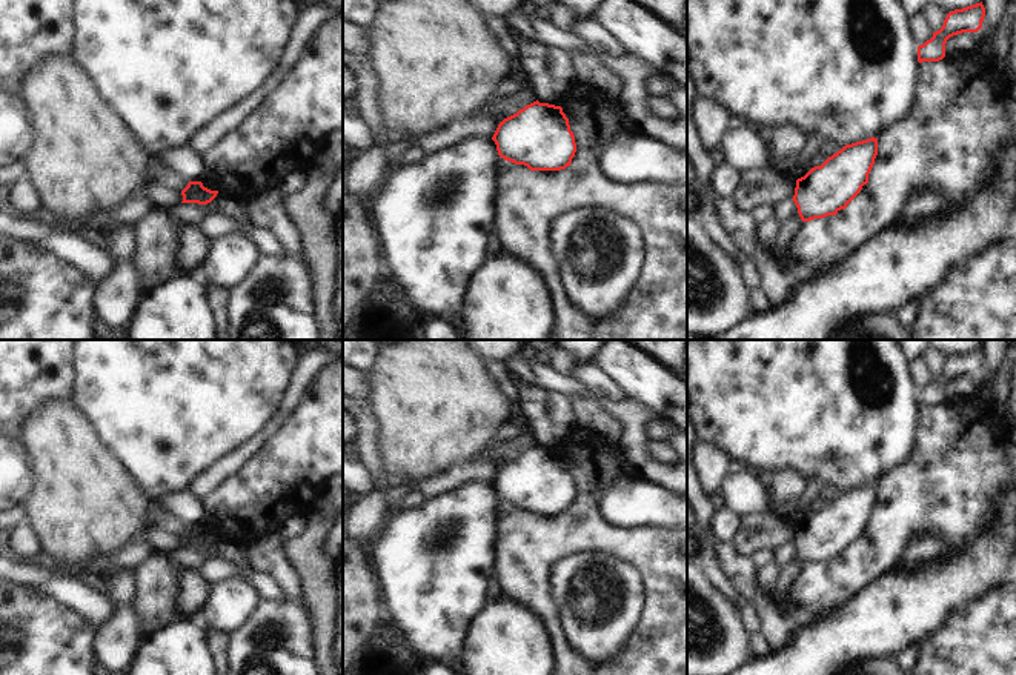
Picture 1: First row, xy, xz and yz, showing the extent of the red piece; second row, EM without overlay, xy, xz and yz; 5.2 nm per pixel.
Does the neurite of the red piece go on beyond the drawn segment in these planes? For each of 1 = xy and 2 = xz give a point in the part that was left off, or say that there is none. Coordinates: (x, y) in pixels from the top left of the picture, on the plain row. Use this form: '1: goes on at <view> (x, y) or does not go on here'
1: does not go on here
2: does not go on here

